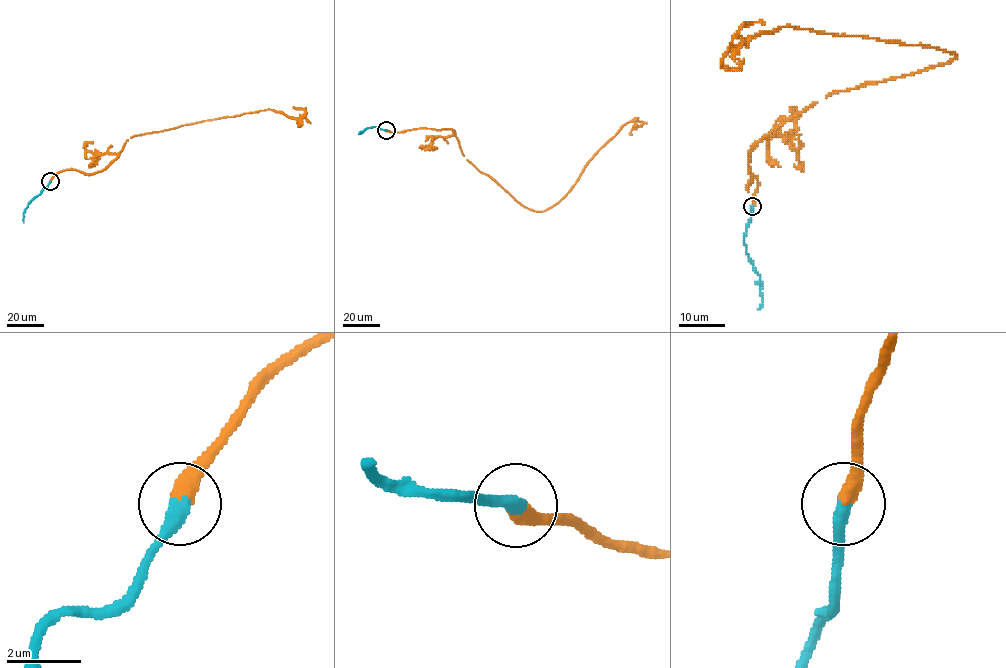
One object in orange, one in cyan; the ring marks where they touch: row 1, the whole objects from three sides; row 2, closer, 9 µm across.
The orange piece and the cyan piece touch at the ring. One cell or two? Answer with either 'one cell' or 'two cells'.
one cell

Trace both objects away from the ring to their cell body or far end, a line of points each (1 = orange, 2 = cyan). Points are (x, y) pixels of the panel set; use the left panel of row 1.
1: (50, 181), (65, 170), (87, 174), (104, 170), (135, 136), (266, 110), (301, 118), (306, 111), (296, 108)
2: (50, 181), (28, 205), (23, 222)

